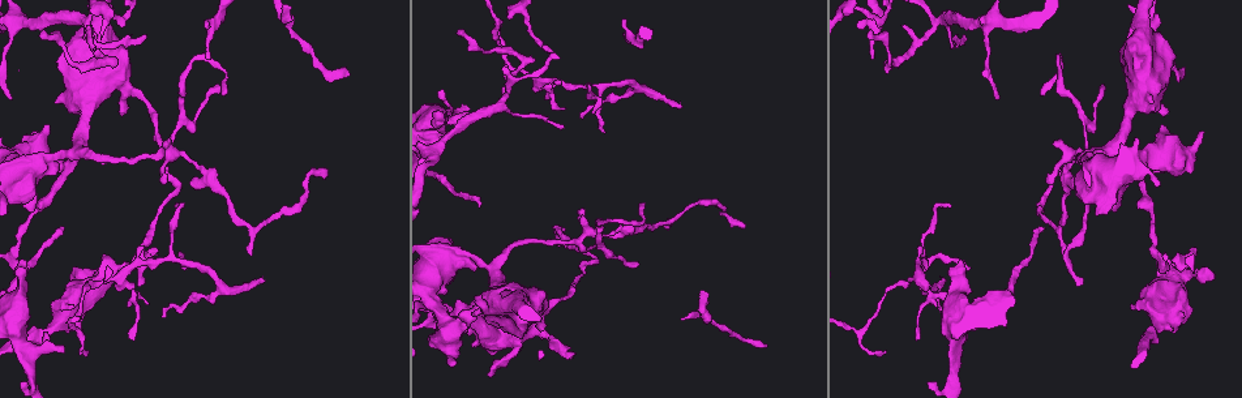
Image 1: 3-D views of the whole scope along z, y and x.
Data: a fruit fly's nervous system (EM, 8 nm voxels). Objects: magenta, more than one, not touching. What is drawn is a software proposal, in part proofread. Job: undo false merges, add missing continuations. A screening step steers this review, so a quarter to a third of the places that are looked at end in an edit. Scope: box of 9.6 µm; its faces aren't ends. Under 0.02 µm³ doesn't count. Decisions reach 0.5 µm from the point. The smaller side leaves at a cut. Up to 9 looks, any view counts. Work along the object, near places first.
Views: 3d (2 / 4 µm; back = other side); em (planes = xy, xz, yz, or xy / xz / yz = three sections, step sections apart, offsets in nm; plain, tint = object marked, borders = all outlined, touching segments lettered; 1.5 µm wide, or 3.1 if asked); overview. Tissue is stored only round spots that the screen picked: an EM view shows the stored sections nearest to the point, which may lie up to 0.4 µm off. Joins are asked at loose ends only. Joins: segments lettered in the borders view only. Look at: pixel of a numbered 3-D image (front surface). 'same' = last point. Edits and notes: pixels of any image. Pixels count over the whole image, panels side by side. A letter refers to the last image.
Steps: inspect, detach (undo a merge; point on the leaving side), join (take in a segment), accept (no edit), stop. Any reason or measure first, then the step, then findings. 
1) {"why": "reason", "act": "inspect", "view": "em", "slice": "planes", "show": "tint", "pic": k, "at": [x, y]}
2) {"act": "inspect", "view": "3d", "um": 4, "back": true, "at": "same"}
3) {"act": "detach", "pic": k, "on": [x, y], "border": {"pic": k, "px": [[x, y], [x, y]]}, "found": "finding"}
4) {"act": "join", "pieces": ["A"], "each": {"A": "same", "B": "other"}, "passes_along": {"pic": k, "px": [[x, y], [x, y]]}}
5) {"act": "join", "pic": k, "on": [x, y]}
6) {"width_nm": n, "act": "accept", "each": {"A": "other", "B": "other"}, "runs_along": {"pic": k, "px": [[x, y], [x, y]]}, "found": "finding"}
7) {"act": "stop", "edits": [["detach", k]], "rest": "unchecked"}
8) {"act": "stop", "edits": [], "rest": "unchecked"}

{"act": "inspect", "view": "3d", "um": 4, "pic": 1, "at": [262, 276]}

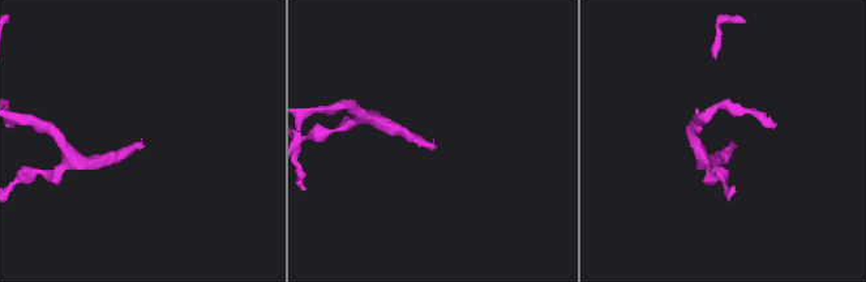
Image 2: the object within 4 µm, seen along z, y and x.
{"act": "inspect", "view": "em", "slice": "planes", "show": "borders", "pic": 2, "at": [139, 143]}

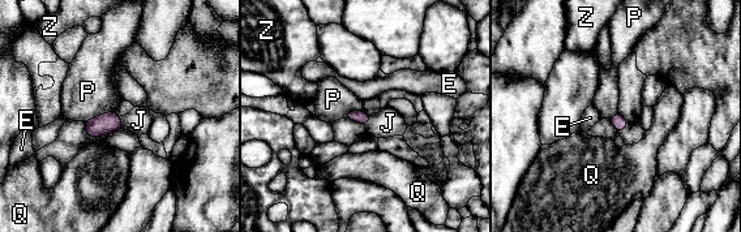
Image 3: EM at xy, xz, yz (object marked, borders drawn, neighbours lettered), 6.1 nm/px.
{"act": "join", "pieces": ["J"], "each": {"E": "other", "J": "same", "P": "other", "Q": "other", "Z": "other"}, "passes_along": {"pic": 3, "px": [[107, 123], [121, 123], [138, 120]]}, "found": "it goes on there"}

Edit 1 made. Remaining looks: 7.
{"why": "free end", "act": "inspect", "view": "3d", "um": 4, "pic": 1, "at": [488, 376]}

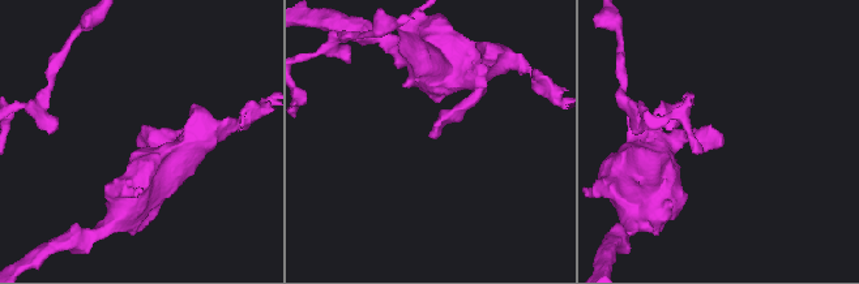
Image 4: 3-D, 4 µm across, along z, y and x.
{"act": "inspect", "view": "em", "slice": "planes", "show": "borders", "pic": 4, "at": [724, 139]}

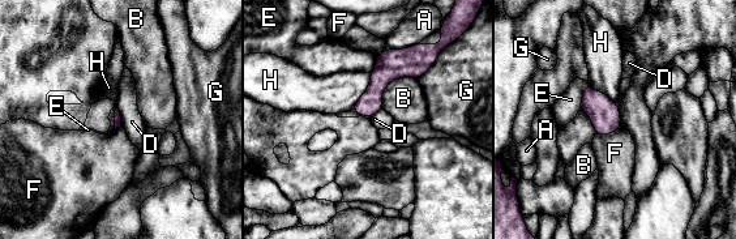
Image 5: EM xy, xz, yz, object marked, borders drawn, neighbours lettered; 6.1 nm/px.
{"act": "accept", "each": {"A": "other", "B": "other", "D": "other", "E": "other", "F": "other", "G": "other", "H": "other"}, "runs_along": {"pic": 5, "px": [[409, 50], [359, 110]]}, "found": "no lettered segment goes on from it"}

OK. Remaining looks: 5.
{"act": "stop", "edits": [["join", 3]], "rest": "unchecked"}

